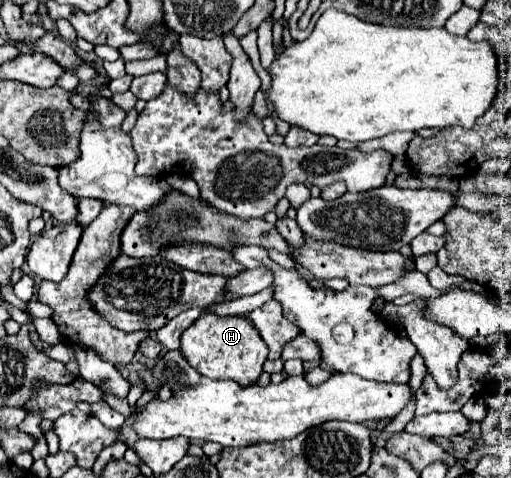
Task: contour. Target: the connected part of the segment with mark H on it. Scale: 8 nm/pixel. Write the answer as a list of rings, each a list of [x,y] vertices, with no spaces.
[[[204,310],[200,318],[184,330],[180,350],[190,366],[194,366],[202,376],[218,380],[230,378],[242,386],[256,382],[262,374],[262,364],[268,358],[268,346],[246,316],[218,316],[210,310]]]

